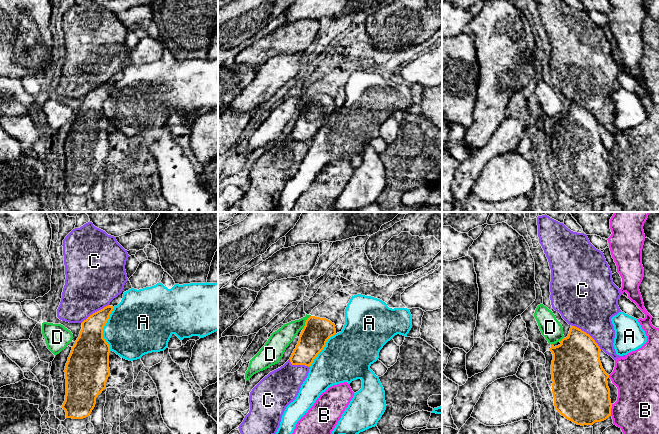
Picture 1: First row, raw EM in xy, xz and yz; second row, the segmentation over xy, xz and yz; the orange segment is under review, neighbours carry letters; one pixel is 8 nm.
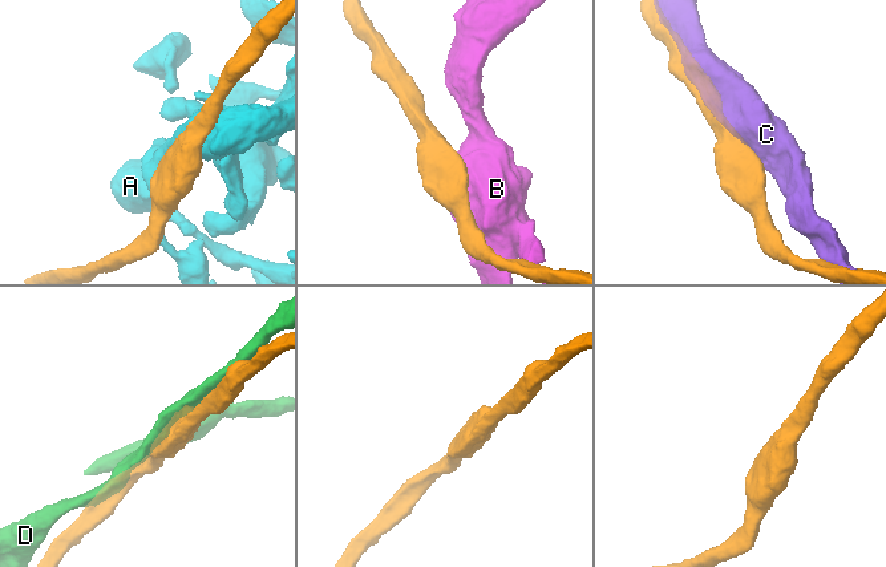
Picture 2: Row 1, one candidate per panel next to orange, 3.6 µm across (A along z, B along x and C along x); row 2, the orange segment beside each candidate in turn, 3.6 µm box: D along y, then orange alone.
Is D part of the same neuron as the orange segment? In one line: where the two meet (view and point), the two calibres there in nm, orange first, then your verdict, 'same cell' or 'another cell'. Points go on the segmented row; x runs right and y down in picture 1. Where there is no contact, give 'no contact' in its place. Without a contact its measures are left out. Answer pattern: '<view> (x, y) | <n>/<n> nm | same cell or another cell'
xz (305, 322) | 220/160 nm | same cell

